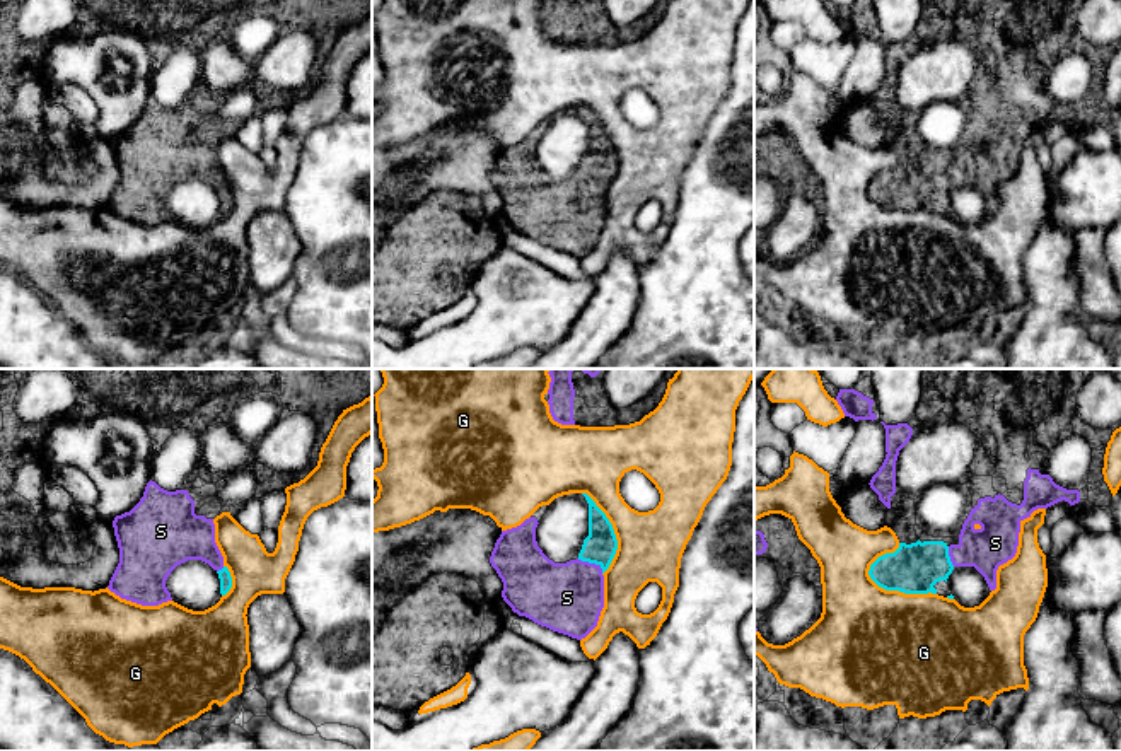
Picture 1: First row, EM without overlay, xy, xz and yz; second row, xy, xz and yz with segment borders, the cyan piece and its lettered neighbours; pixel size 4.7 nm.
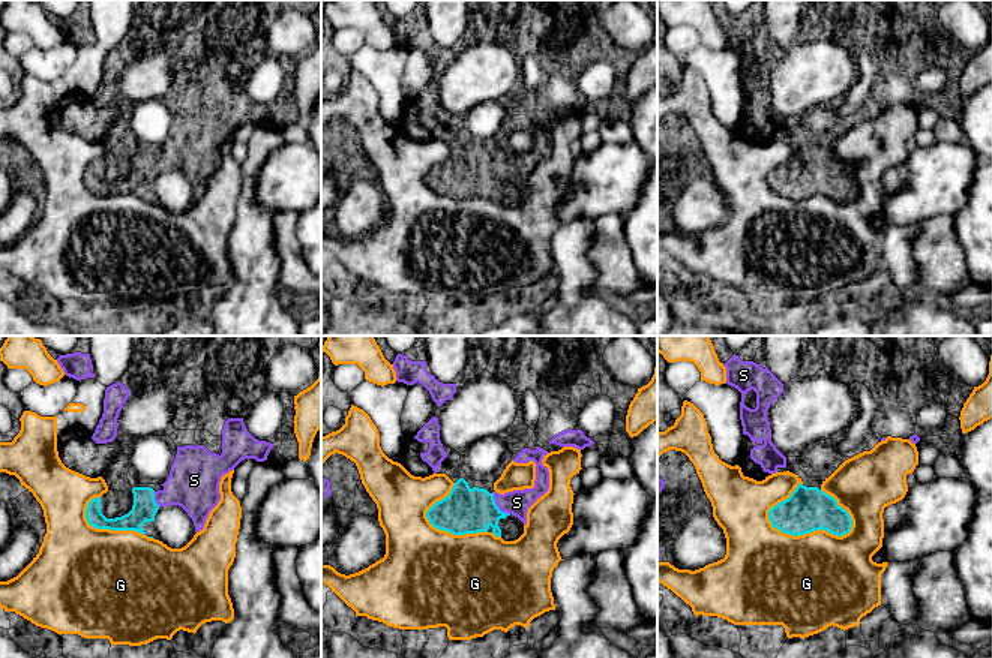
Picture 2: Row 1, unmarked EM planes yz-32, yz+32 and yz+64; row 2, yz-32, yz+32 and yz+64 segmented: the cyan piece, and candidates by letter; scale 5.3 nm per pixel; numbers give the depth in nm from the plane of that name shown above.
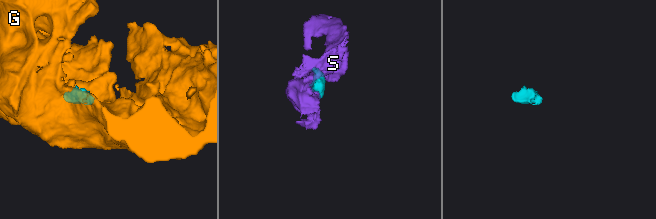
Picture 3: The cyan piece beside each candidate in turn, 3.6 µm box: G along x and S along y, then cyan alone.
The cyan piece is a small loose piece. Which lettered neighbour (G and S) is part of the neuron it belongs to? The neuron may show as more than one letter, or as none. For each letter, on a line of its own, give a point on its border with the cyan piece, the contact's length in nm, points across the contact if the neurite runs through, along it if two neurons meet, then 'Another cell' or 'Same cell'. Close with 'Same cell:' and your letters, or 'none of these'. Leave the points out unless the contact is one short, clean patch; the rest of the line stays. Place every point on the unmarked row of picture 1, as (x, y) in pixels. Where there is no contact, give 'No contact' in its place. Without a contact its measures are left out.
G: Touches cyan at yz (898, 207). Shared border 340 nm. Another cell
S: Touches cyan at xz (591, 180). Shared border 140 nm. Path across: xz (599, 164), (591, 180), (580, 200), (567, 215). Same cell
Same cell: S

